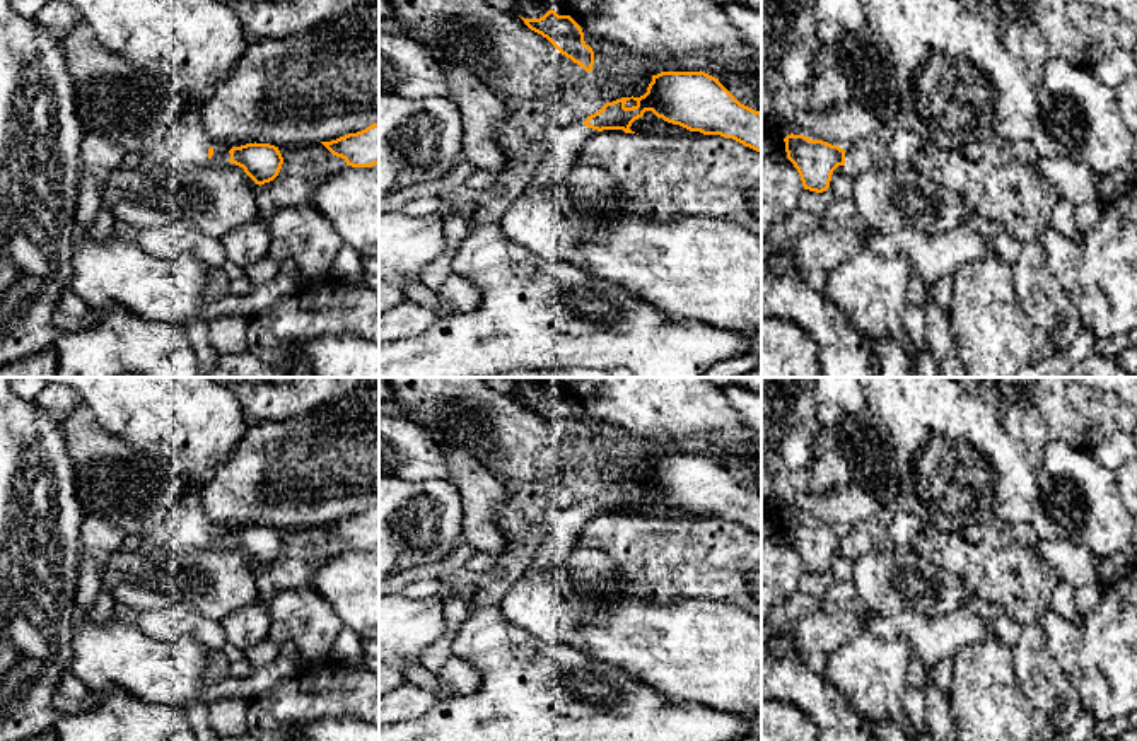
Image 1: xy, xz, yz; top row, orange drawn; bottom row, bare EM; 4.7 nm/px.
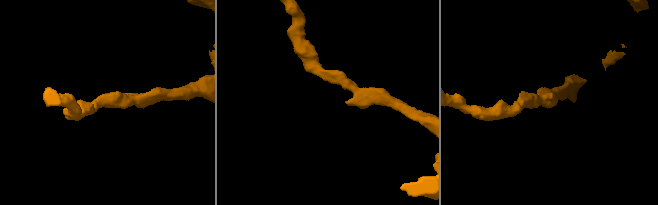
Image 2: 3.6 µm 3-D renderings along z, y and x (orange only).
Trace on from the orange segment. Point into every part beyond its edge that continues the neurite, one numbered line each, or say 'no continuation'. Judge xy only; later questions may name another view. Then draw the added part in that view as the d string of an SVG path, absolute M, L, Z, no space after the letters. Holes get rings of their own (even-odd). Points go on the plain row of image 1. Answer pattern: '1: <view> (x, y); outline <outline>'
1: xy (185, 530); outline M201 509L166 511L159 517L162 543L171 557L179 557L210 546L208 531L213 529L212 519Z

